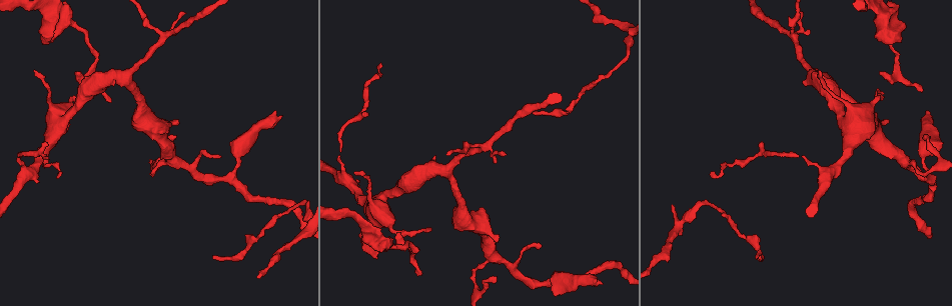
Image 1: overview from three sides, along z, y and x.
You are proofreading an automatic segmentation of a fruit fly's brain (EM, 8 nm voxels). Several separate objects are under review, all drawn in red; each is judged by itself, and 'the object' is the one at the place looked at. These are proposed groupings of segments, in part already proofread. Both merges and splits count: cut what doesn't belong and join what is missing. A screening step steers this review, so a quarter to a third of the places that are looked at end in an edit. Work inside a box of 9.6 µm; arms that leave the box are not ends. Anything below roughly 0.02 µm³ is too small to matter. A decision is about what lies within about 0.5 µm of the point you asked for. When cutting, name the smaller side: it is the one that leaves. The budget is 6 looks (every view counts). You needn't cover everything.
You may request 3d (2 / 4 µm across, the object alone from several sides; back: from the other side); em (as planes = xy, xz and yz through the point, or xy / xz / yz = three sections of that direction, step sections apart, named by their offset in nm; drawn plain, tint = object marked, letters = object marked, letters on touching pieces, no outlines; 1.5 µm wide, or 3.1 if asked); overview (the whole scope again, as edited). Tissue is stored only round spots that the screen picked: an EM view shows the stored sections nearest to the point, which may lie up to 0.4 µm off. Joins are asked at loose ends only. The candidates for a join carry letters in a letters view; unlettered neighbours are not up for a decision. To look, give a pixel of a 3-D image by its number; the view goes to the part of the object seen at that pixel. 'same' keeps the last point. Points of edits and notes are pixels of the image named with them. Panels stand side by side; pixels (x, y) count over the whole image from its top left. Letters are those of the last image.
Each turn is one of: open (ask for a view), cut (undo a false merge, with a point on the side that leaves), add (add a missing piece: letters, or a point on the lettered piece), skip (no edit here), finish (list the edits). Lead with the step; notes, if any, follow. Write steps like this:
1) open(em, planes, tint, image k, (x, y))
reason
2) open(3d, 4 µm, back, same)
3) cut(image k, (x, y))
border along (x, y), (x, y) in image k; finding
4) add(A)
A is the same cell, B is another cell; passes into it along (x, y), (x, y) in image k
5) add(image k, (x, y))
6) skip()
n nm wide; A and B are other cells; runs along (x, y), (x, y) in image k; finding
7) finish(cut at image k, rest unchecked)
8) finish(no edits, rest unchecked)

open(em, xy, step 4, tint, image 1, (922, 91))

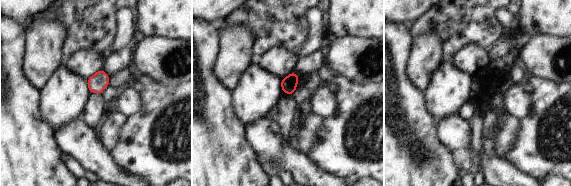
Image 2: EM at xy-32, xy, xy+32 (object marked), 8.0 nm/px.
open(em, xz, step 8, letters, same)
another direction

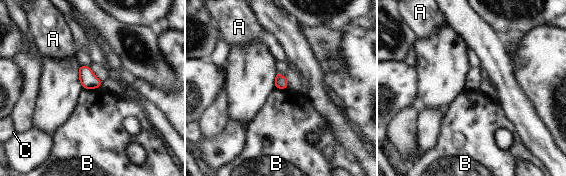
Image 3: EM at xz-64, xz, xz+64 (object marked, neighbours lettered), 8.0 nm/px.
skip()
A, B and C are other cells; border along (100, 86), (83, 89) in image 3; no lettered piece goes on from it

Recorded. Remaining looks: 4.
open(3d, 2 µm, image 1, (25, 171))
a fork

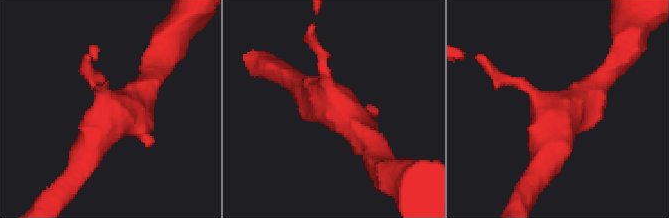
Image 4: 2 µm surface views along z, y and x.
open(em, planes, tint, image 4, (548, 113))
3 arms; shape alone is not enough

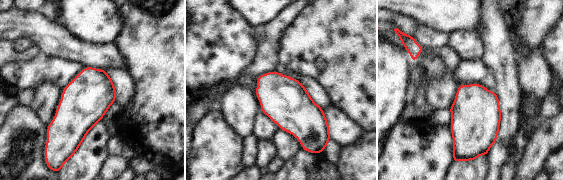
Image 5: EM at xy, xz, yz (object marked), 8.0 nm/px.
open(em, planes, letters, same)

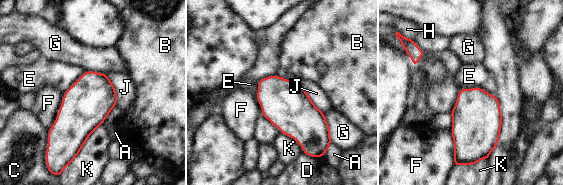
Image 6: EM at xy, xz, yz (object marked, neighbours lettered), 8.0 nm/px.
skip()
380 nm wide; A, B, C, D, E, F, G, H, J and K are other cells; border along (86, 71), (64, 92) in image 6; one cell here

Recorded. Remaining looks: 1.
finish(no edits, rest unchecked)

